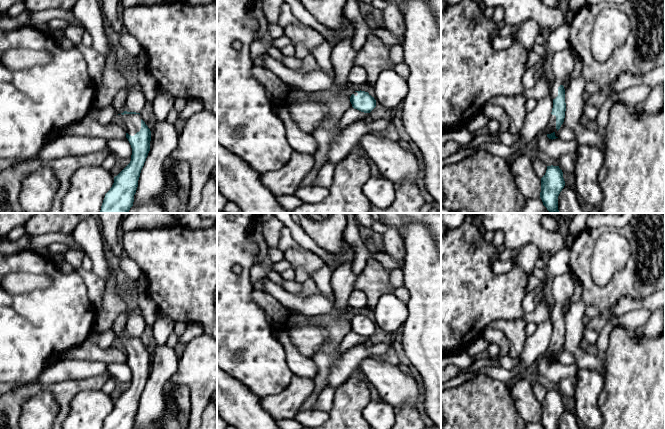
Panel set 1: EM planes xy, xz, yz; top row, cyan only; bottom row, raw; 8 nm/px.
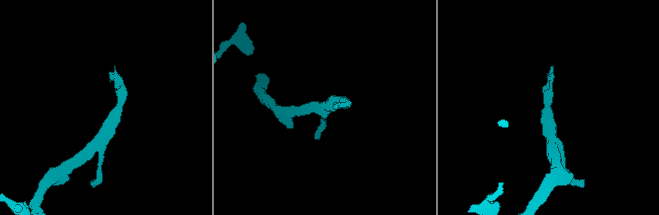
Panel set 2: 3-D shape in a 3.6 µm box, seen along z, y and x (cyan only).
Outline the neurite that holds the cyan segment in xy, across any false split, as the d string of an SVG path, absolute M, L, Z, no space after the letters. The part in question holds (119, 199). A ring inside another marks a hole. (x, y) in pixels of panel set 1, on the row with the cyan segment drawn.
M127 85L117 93L112 103L126 129L126 138L132 148L131 161L114 177L112 187L105 194L100 213L129 212L133 206L141 170L150 151L150 129L141 119L140 113L127 112L124 108L129 91L130 87Z

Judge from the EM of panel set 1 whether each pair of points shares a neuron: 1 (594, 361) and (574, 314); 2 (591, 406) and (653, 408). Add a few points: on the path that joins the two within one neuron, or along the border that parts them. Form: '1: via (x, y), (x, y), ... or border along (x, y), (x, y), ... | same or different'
1: via (581, 355), (574, 348), (574, 327) | same
2: border along (604, 383), (598, 400), (601, 418) | different

